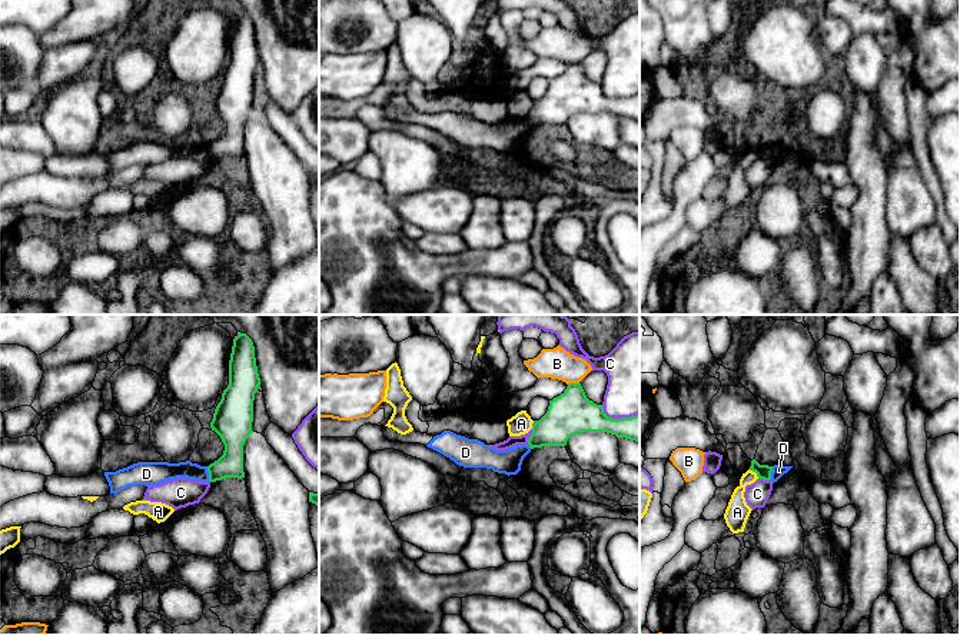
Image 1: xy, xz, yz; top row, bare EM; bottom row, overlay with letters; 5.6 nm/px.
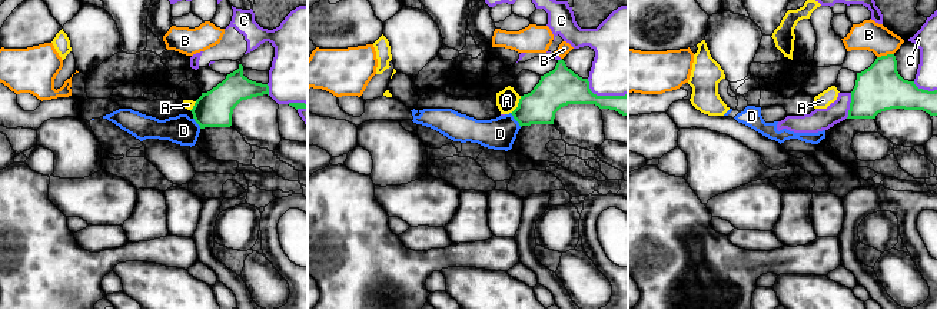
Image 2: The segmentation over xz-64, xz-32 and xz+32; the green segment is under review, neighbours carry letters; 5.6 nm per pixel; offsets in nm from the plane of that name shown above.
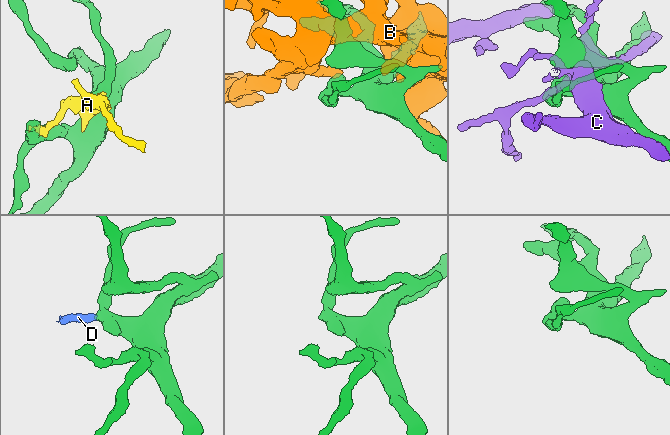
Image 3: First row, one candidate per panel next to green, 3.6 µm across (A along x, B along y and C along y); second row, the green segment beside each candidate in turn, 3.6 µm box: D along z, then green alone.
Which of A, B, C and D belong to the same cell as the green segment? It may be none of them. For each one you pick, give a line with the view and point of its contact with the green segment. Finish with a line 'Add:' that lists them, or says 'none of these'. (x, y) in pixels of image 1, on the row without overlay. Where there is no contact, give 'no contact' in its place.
Add: none of these

